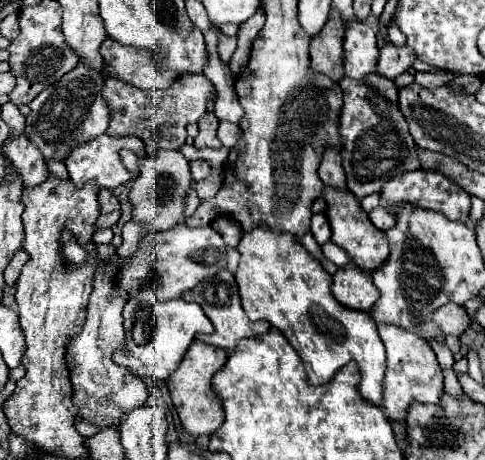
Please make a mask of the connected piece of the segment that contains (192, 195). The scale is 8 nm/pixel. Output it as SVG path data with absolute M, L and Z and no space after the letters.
M193 180L193 182L191 183L191 190L189 190L189 192L187 193L186 198L186 208L185 208L186 217L192 216L200 204L200 200L197 196L195 186L196 182Z

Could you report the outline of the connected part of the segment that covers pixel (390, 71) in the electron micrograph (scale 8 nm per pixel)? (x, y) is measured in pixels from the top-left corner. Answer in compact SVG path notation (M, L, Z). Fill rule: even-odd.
M385 44L379 52L381 52L381 56L377 62L377 74L387 76L387 78L395 78L395 76L403 74L415 60L413 50L407 46L397 48L393 44Z

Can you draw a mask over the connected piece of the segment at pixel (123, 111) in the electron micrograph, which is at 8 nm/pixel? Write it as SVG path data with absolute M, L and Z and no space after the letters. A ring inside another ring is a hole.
M205 74L179 76L171 88L163 88L163 90L139 90L123 80L107 78L101 90L101 96L107 102L107 108L111 112L109 128L105 134L113 138L135 136L143 140L149 156L157 154L157 146L179 148L185 144L185 138L187 138L185 126L189 122L199 122L213 94L215 94L215 86Z

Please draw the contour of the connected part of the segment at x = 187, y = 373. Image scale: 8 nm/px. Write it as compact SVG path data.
M193 340L193 344L189 346L179 368L167 380L167 388L169 388L169 394L171 394L173 406L179 412L181 424L183 424L185 432L191 434L193 438L203 436L203 434L209 436L213 430L217 430L223 424L223 408L221 408L219 398L211 390L211 378L217 370L223 368L225 362L227 362L227 352L223 348L213 348L205 342Z

